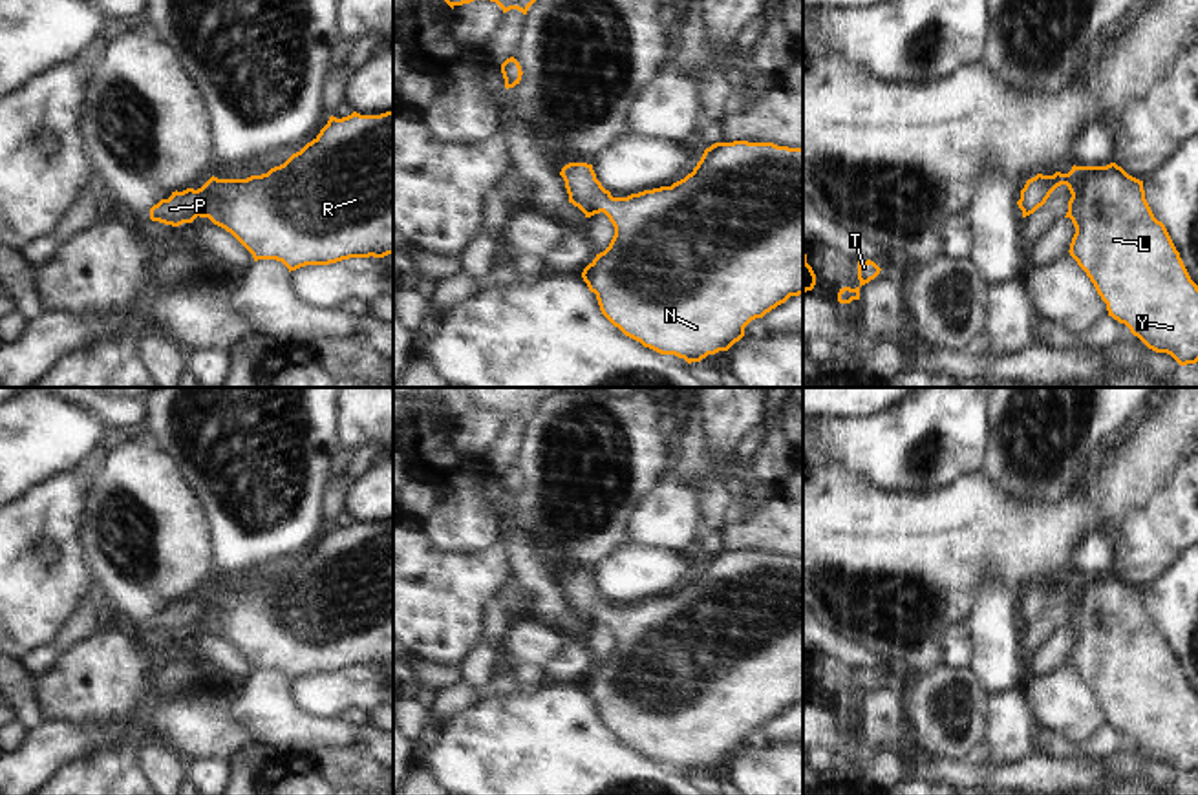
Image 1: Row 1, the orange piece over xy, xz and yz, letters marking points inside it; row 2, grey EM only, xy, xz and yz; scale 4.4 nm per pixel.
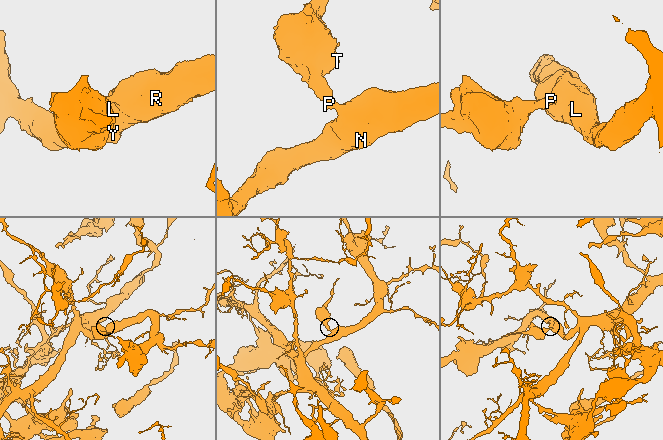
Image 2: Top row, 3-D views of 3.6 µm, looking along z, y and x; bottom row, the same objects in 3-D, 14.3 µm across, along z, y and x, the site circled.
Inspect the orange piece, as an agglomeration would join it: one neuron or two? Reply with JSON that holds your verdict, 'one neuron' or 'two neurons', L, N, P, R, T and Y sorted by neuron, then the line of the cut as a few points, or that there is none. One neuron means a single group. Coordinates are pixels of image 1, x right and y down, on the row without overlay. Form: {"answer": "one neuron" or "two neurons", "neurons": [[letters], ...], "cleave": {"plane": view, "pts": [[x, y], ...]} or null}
{"answer": "one neuron", "neurons": [["L", "N", "P", "R", "T", "Y"]], "cleave": null}

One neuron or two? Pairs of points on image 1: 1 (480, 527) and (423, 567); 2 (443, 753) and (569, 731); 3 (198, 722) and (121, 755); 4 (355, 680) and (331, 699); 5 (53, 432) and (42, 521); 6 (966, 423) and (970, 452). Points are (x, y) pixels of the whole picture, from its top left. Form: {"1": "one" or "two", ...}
{"1": "two", "2": "one", "3": "two", "4": "one", "5": "two", "6": "one"}

